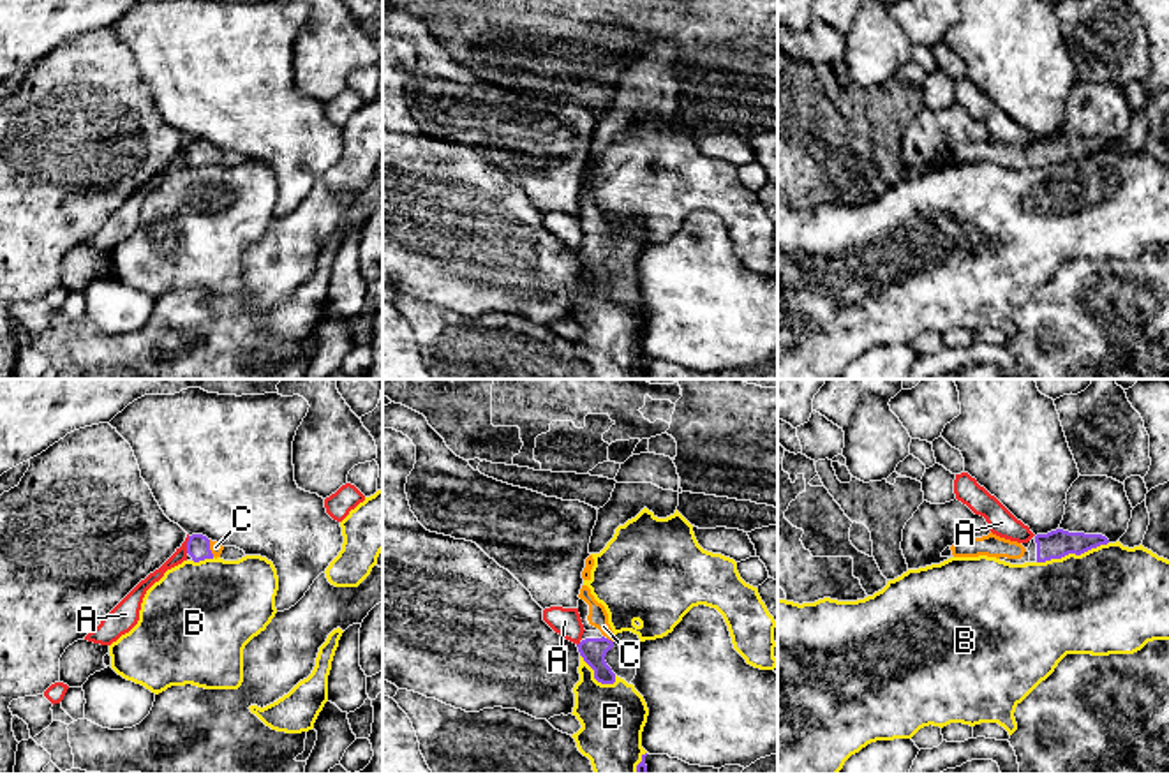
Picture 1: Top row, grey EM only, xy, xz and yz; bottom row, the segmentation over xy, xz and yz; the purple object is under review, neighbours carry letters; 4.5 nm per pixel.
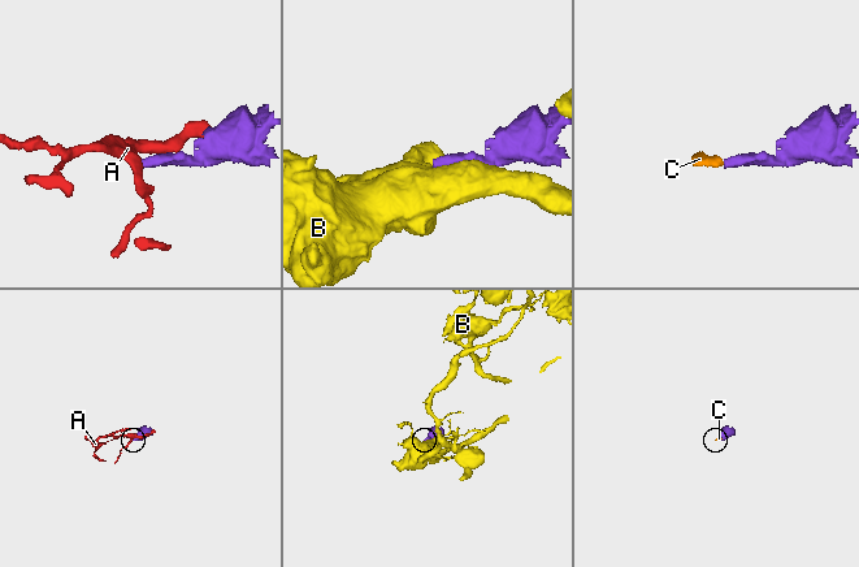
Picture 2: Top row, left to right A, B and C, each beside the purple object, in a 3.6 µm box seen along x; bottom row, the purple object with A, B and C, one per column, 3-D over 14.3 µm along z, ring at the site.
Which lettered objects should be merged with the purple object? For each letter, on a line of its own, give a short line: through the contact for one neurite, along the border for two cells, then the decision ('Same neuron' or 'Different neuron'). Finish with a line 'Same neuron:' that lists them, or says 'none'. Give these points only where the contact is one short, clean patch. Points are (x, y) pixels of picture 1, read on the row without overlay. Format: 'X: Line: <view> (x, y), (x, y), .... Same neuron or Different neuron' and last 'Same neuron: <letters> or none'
A: Line: xy (189, 141), (186, 157). Different neuron
B: Different neuron
C: Line: xz (593, 256), (610, 245), (598, 223). Same neuron
Same neuron: C

